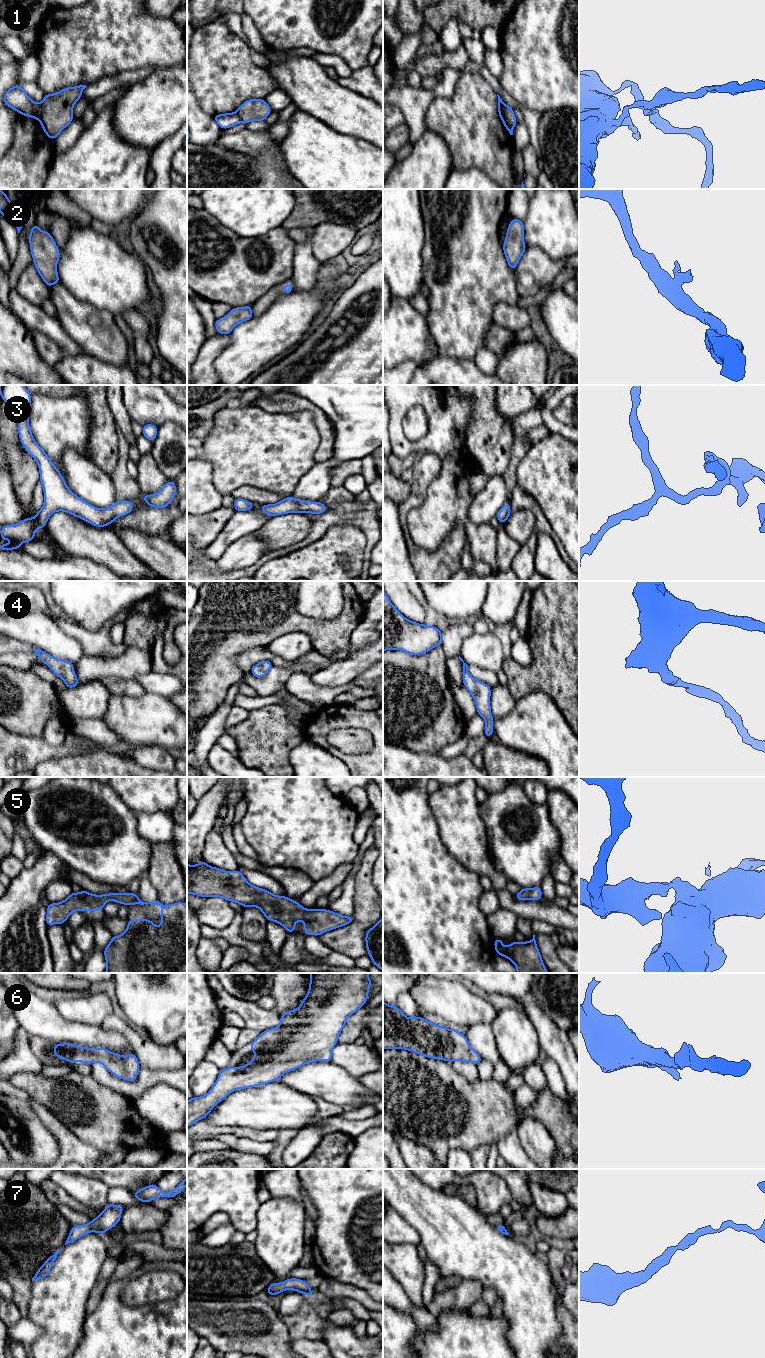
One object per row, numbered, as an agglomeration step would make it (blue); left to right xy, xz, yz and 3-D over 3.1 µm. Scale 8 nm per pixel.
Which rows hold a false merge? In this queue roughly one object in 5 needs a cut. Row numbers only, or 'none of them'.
1

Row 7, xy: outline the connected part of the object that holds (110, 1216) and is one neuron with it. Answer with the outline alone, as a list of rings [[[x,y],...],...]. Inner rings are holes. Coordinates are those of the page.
[[[107,1204],[100,1215],[91,1220],[88,1224],[72,1226],[65,1245],[76,1241],[89,1232],[95,1231],[98,1234],[104,1234],[120,1222],[123,1209],[125,1209],[125,1207],[121,1205]]]

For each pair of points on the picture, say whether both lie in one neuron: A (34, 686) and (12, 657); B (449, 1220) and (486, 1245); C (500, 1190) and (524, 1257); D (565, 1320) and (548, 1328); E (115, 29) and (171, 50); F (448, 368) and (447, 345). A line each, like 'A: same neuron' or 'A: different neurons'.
A: different neurons
B: same neuron
C: different neurons
D: different neurons
E: same neuron
F: different neurons

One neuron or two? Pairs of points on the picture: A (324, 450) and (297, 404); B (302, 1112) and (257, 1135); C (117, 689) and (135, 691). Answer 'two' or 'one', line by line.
A: one
B: two
C: one

